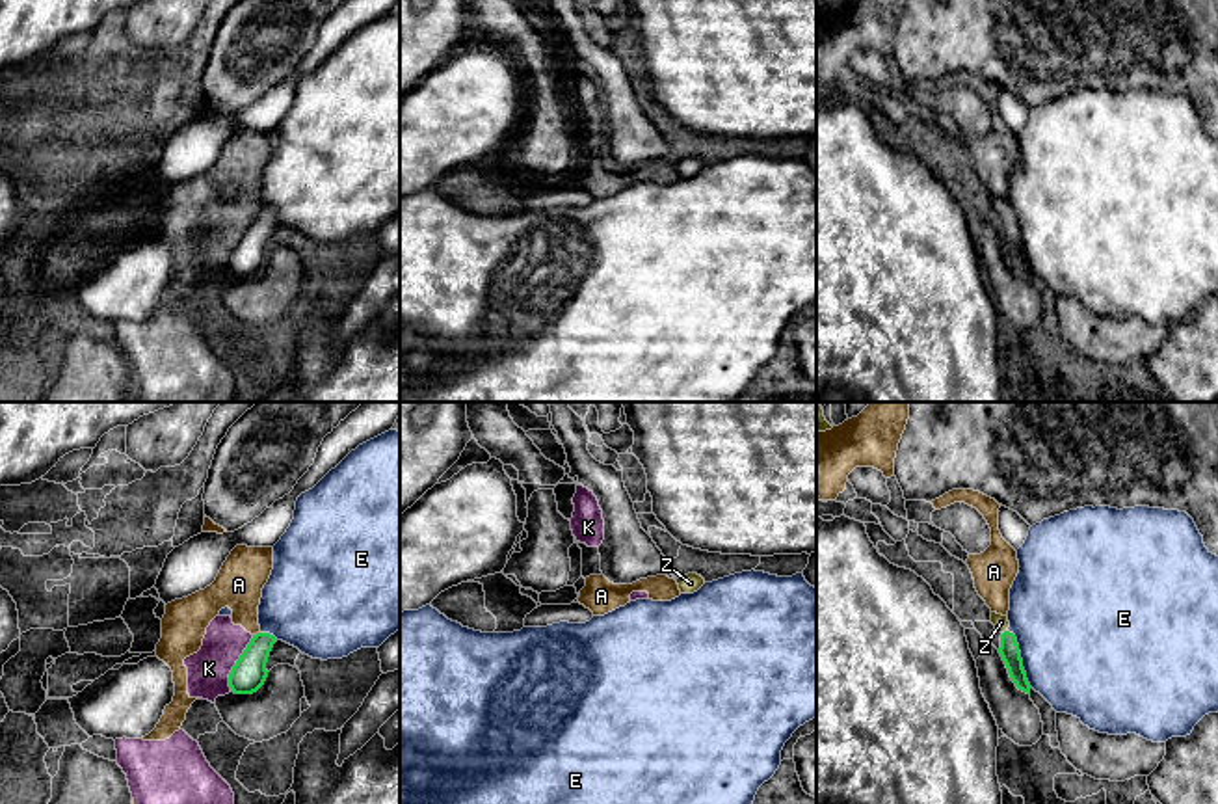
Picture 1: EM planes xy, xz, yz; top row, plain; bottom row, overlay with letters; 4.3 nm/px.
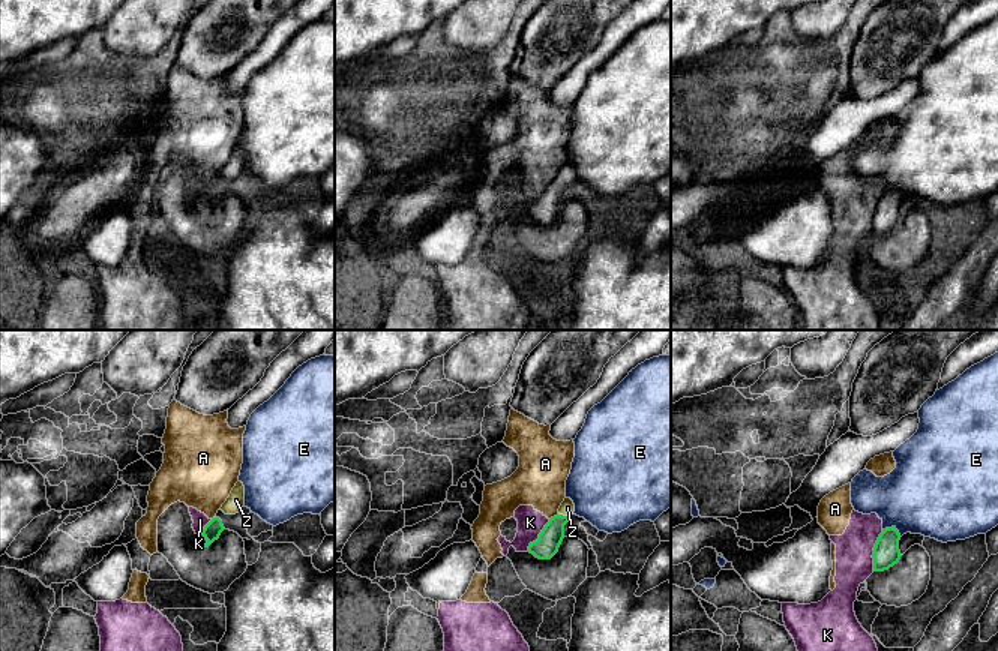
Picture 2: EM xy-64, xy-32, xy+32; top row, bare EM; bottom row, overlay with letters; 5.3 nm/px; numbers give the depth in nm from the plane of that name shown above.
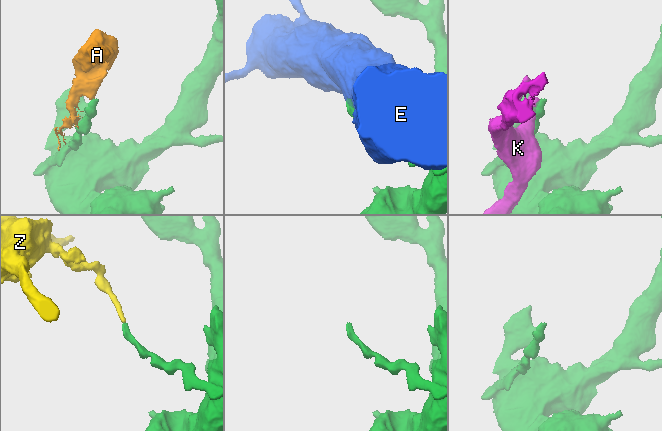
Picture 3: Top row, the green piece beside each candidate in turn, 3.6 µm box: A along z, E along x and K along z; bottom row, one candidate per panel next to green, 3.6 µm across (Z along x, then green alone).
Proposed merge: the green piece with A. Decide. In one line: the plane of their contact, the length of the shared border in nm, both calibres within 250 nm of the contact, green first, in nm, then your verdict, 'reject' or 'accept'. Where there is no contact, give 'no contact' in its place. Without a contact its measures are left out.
contact in xy; length 40 nm; calibres 150 and 200 nm; reject

